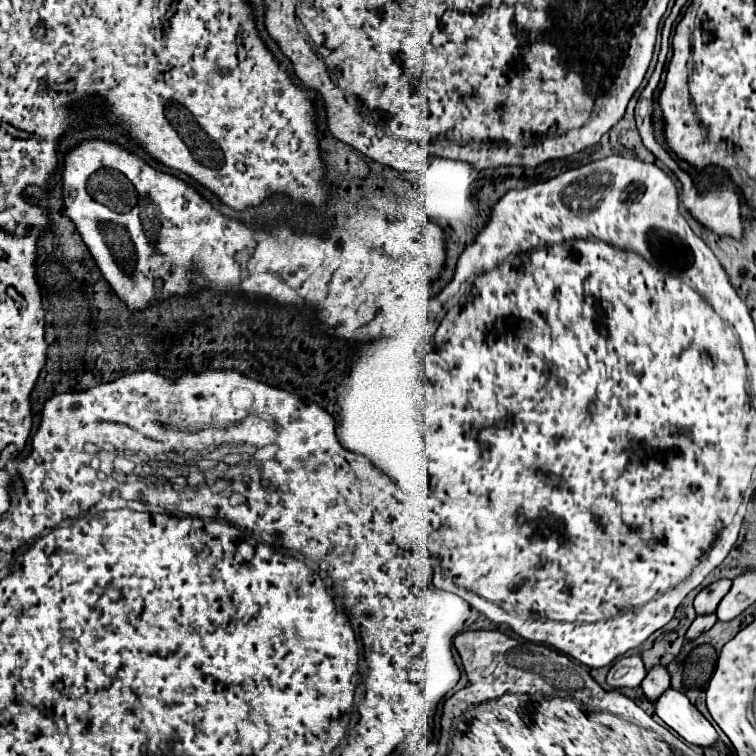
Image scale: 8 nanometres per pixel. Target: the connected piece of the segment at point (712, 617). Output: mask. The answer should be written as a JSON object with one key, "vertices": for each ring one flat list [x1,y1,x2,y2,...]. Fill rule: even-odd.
{"vertices":[[716,613,698,615,698,617,694,619,694,623,690,625,690,629,688,629,688,633,686,633,686,639,696,639,700,633,708,631,714,623,716,623]]}

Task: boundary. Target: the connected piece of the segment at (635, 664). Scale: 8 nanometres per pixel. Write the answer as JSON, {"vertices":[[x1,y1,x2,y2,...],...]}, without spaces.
{"vertices":[[628,655,618,659,608,671,606,683,610,687,638,687,646,677,646,667,640,655]]}

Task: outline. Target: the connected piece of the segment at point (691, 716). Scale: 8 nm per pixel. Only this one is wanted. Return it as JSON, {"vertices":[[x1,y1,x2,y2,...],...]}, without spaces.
{"vertices":[[672,687,666,689,654,701,654,709,656,709,656,715,688,743,708,747,718,739,716,729,678,689,672,689]]}

